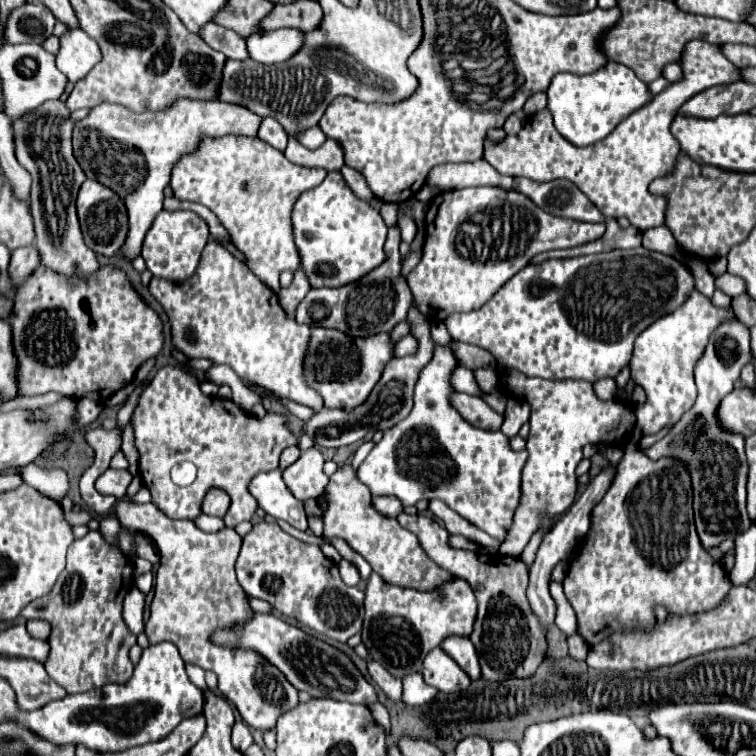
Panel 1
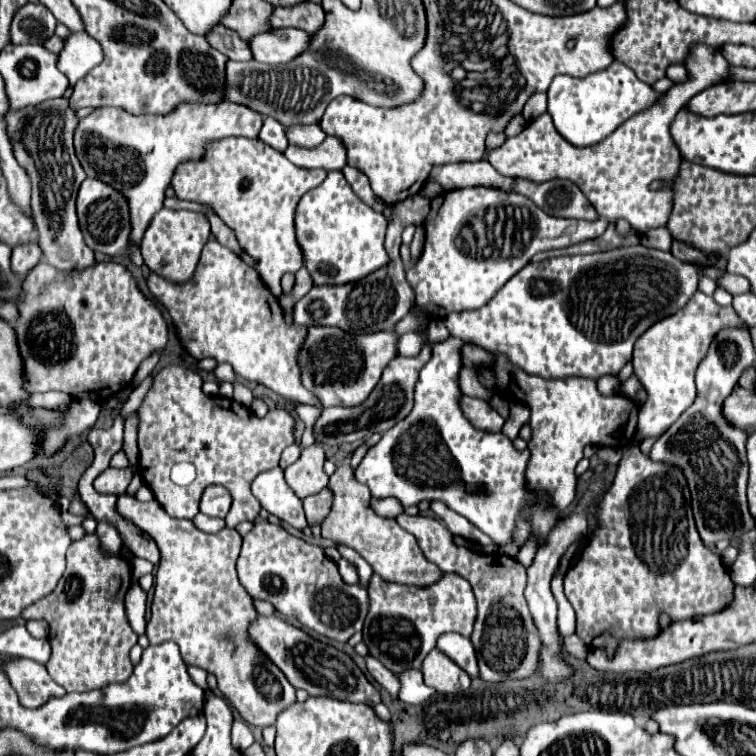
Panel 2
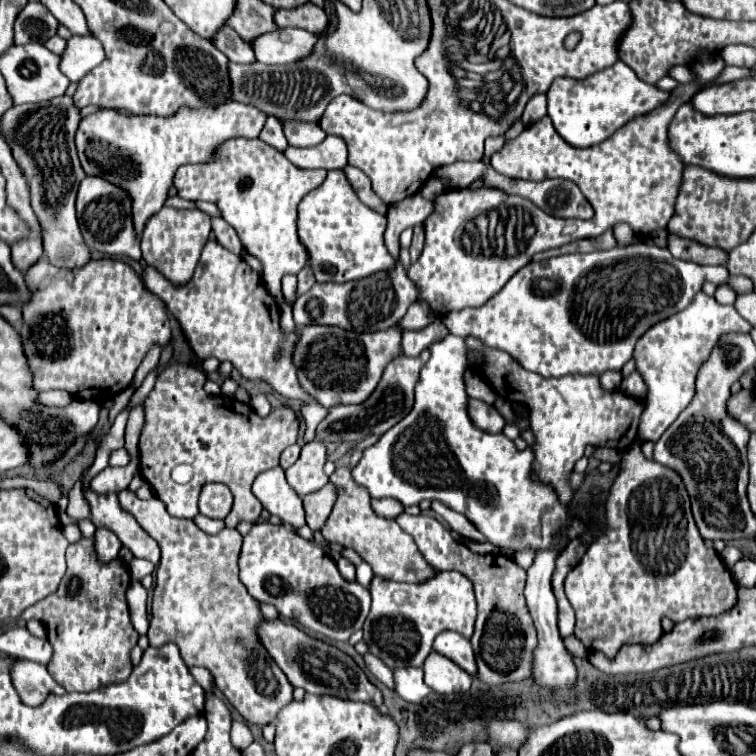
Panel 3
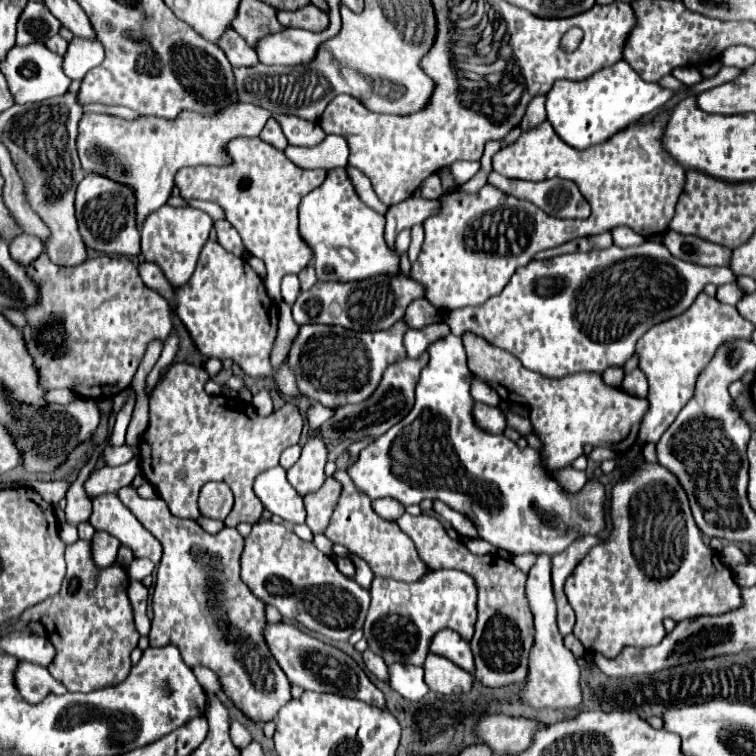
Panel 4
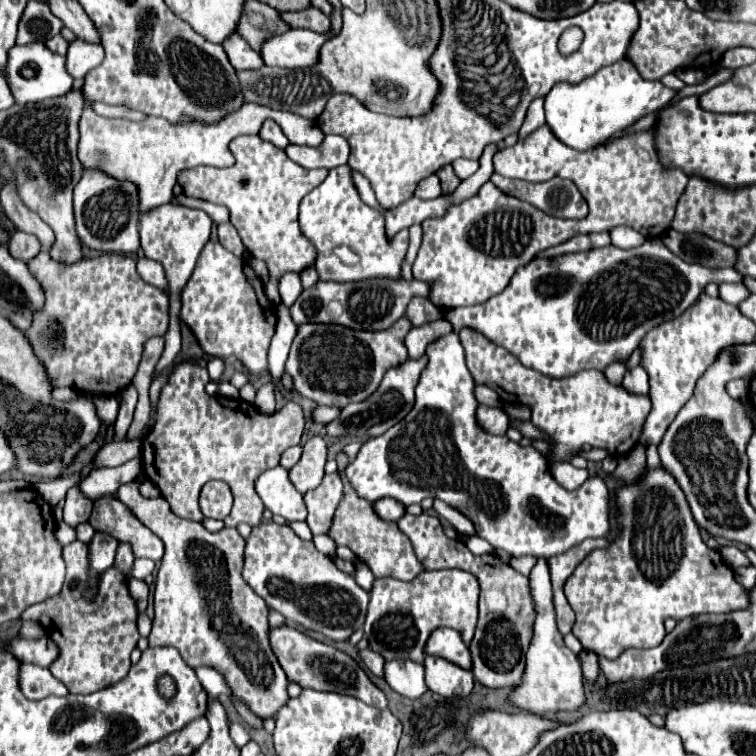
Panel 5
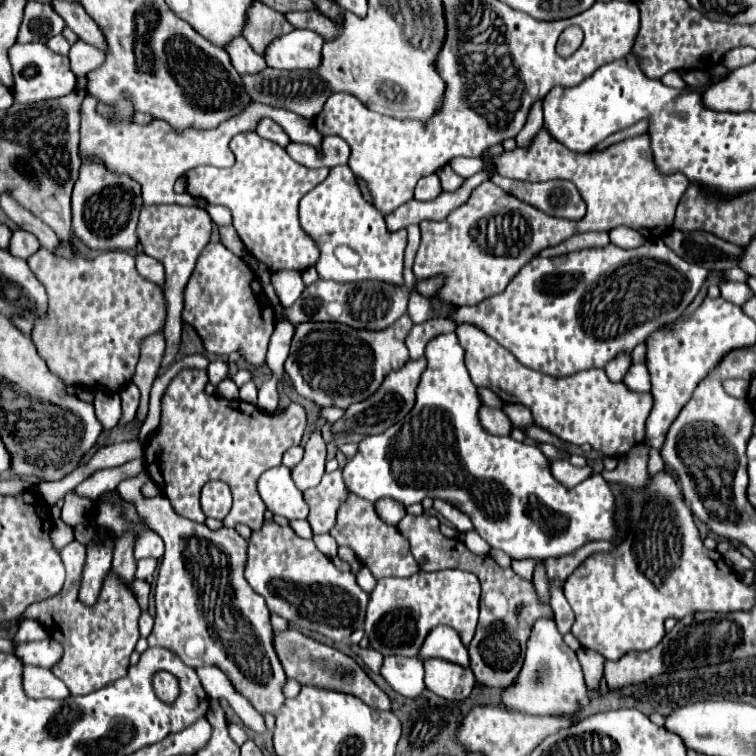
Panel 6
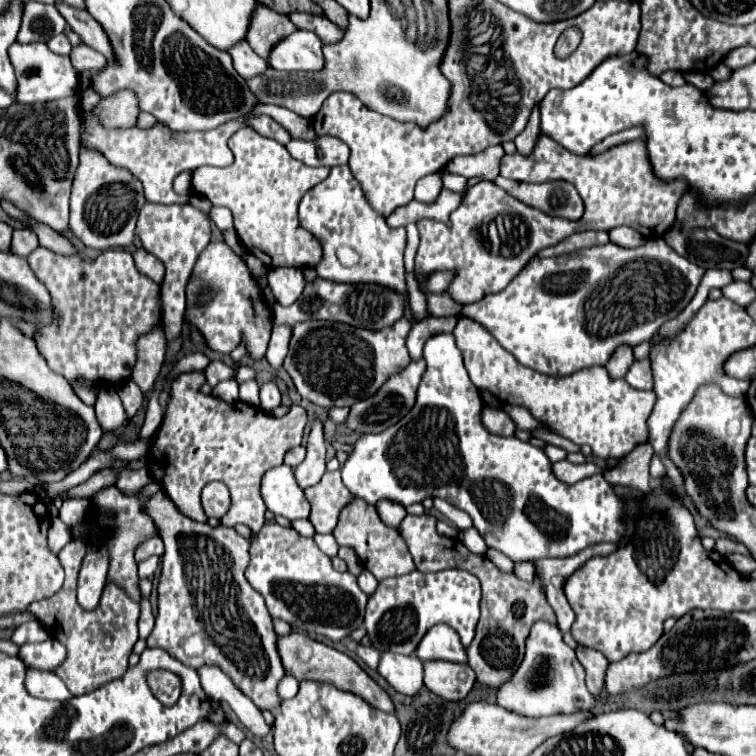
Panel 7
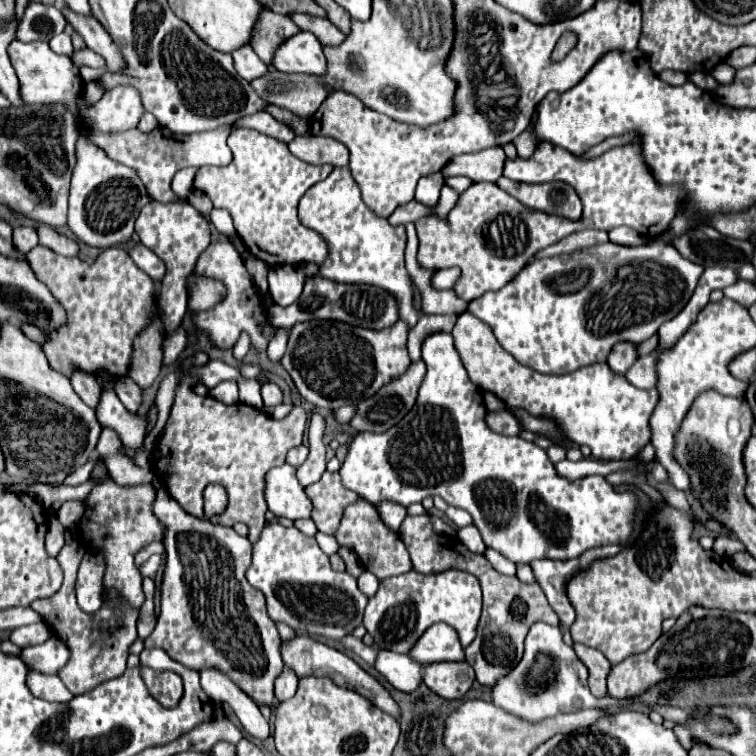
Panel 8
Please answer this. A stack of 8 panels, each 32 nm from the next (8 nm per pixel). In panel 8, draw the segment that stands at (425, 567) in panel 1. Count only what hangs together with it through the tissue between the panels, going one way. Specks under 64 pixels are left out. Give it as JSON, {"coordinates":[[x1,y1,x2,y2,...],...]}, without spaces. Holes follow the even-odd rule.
{"coordinates":[[358,500,356,504,350,504,344,510,340,526,336,530,336,540,338,540,340,546,352,548,358,554,360,562,366,566,366,570,370,570,378,580,398,576,398,574,404,574,404,572,412,570,410,554,408,554,404,542,400,540,398,532,384,526,384,522,378,516,376,506,368,504,366,500]]}

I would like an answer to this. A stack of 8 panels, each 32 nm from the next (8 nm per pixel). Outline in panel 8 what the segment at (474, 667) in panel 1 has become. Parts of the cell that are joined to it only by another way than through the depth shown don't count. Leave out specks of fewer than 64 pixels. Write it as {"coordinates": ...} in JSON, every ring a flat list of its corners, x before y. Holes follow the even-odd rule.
{"coordinates":[[440,622,428,628,428,632,424,632,424,636,416,642,416,648,412,648,410,656,420,664,442,662,442,660,462,662,464,648,456,636,456,630]]}

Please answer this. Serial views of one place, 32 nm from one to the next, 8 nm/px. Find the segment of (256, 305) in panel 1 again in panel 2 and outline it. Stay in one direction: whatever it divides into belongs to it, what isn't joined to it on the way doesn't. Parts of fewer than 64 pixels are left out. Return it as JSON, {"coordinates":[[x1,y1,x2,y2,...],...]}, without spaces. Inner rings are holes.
{"coordinates":[[208,240,208,244,202,250,202,258,198,262,194,276,188,282,172,284,156,274,150,274,148,290,168,310,178,340,192,358,196,360,214,358,218,364,228,362,234,368,234,372,248,382,258,382,286,400,320,406,318,396,314,392,308,392,308,388,304,388,300,380,298,356,308,334,306,326,298,328,296,324,286,324,278,298,266,288,266,284,260,280,260,276,256,276,256,272,248,264,244,264,234,252,224,248,220,242]]}

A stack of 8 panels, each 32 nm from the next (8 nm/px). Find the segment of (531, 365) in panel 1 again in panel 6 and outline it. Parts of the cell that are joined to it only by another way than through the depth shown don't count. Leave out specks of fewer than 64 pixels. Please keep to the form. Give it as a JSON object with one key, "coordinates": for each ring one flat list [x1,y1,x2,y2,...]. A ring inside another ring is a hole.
{"coordinates":[[662,238,646,240,642,246,622,250,614,244,572,252,560,258,532,258,514,276,512,284,500,294,484,300,484,304,462,306,450,312,450,318,460,324,478,326,500,346,510,350,524,366,540,370,548,376,572,376,590,368,604,368,622,352,632,352,650,332,666,322,674,322,692,304,698,290,708,278,708,270,690,264,676,256]]}

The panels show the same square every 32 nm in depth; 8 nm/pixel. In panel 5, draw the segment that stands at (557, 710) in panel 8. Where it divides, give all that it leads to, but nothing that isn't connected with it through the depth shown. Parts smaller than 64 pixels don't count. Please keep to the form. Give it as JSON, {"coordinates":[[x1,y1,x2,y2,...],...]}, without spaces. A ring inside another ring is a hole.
{"coordinates":[[538,558,536,566,528,578,532,604,536,608,534,638,526,656,526,672,522,684,510,694,510,700,532,714,560,712,560,710,578,710,584,704,584,686,582,686,582,668,572,650,566,648,562,634,556,628,556,614,552,604,552,584,548,572,548,558]]}

